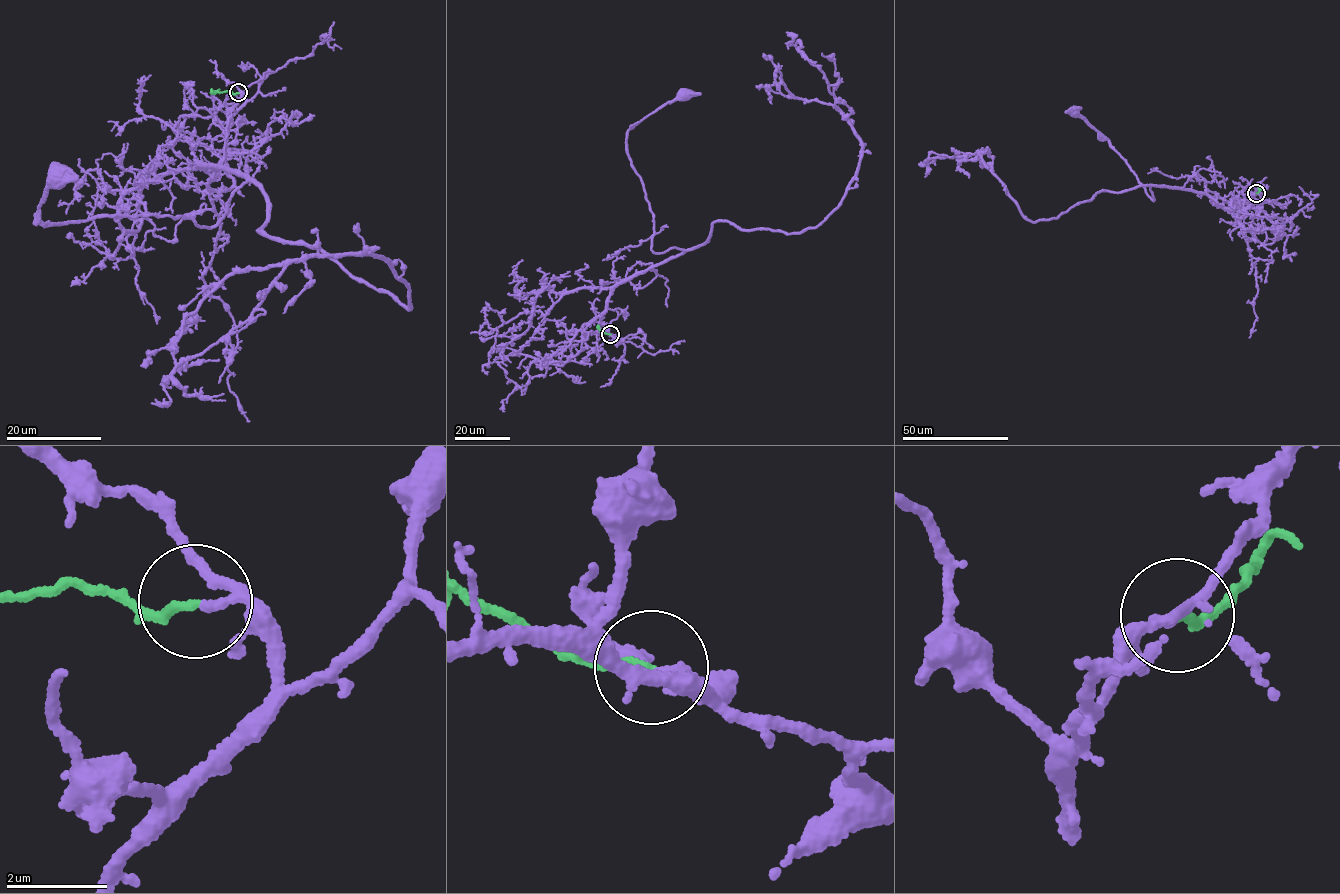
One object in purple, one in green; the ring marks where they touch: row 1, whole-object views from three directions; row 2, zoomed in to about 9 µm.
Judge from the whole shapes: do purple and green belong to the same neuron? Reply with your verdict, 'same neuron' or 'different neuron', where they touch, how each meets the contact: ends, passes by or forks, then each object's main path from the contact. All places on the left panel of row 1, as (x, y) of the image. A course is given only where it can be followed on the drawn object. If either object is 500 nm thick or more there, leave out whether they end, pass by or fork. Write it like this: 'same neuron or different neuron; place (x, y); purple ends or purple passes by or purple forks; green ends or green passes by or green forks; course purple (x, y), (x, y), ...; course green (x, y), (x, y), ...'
same neuron; place (238, 92); purple passes by; green ends; course purple (238, 92), (225, 157), (199, 168), (246, 180), (214, 226), (41, 221), (59, 176); course green (238, 92), (211, 91)

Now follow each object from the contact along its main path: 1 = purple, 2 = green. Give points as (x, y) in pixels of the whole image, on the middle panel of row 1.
1: (611, 334), (596, 333), (609, 292), (684, 251), (651, 249), (652, 212), (626, 136), (685, 94)
2: (611, 334), (600, 331), (598, 325)

